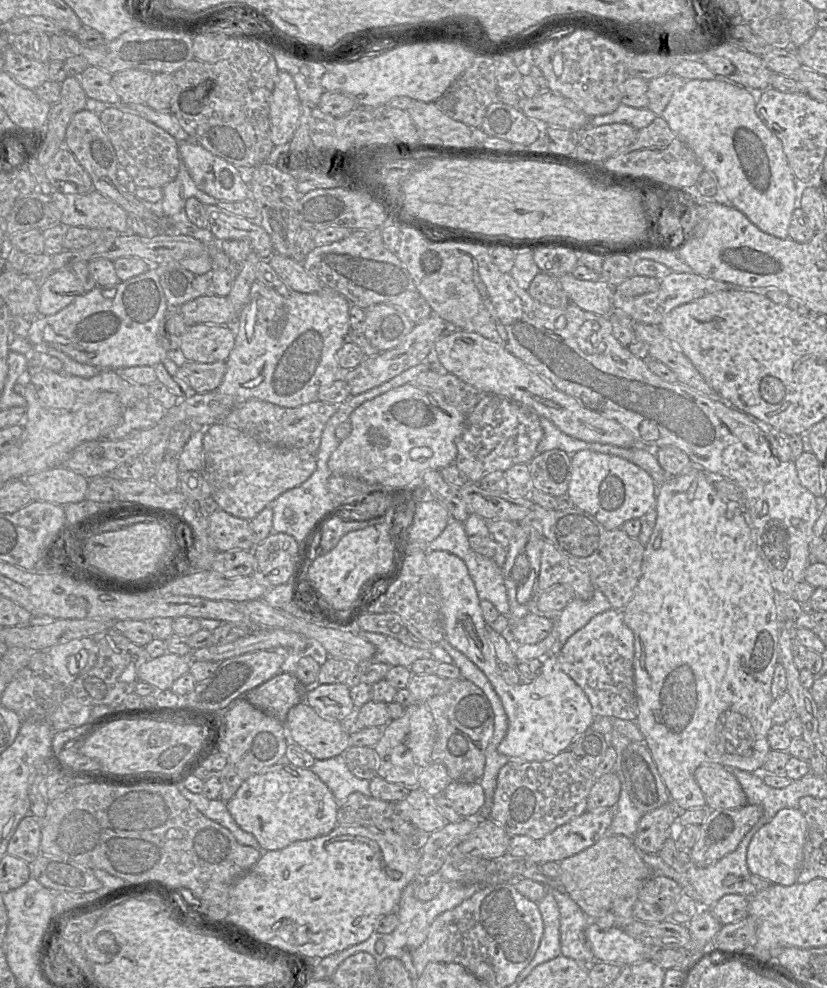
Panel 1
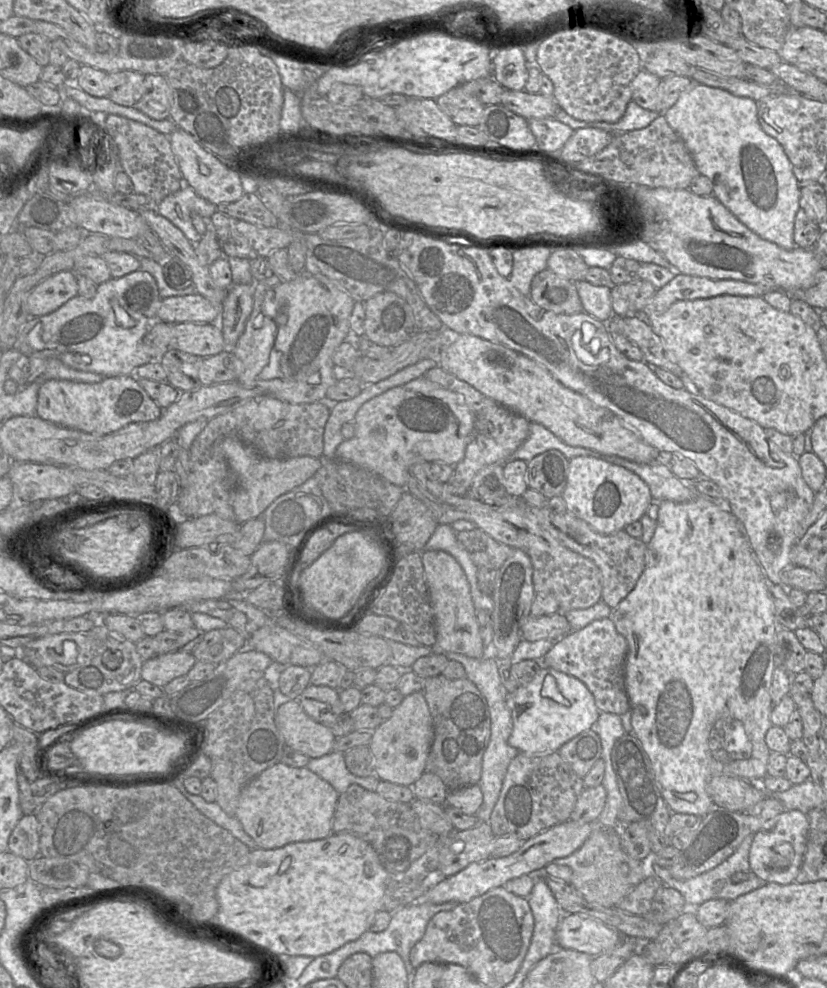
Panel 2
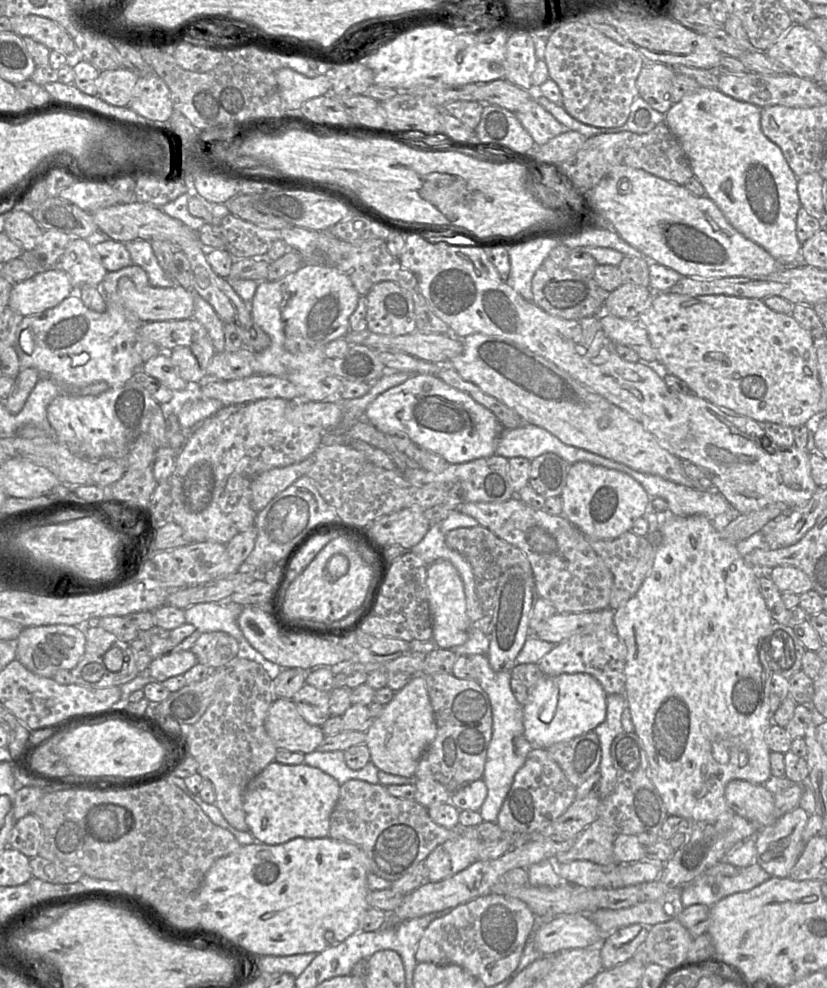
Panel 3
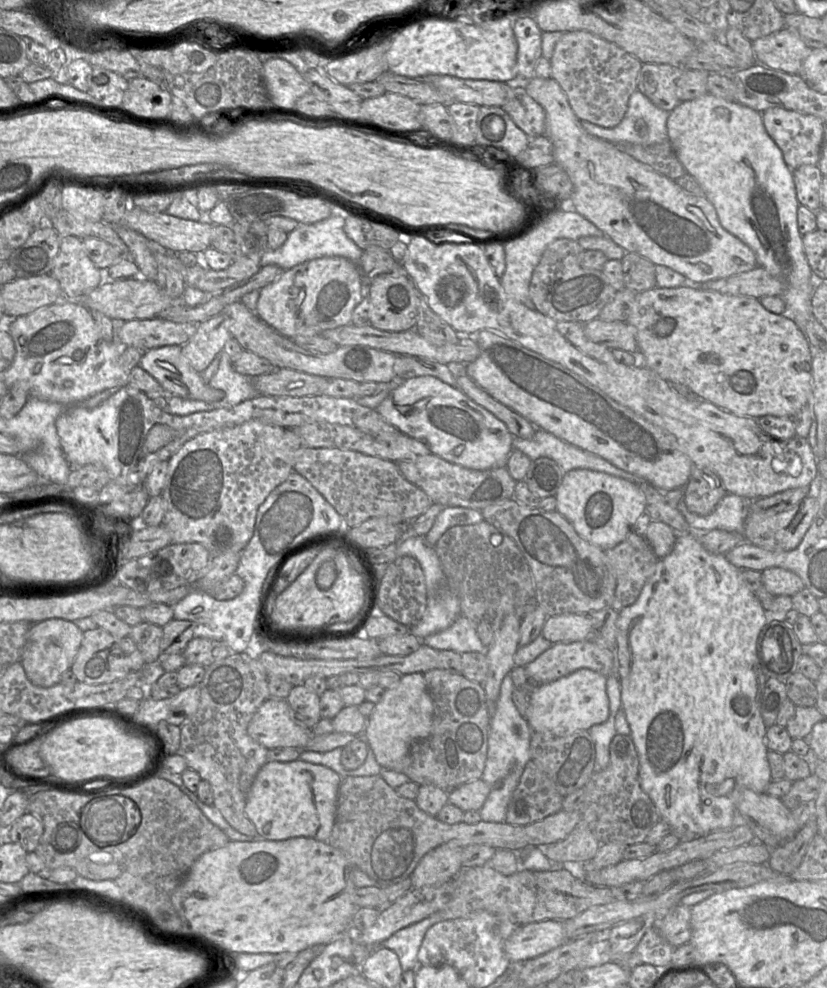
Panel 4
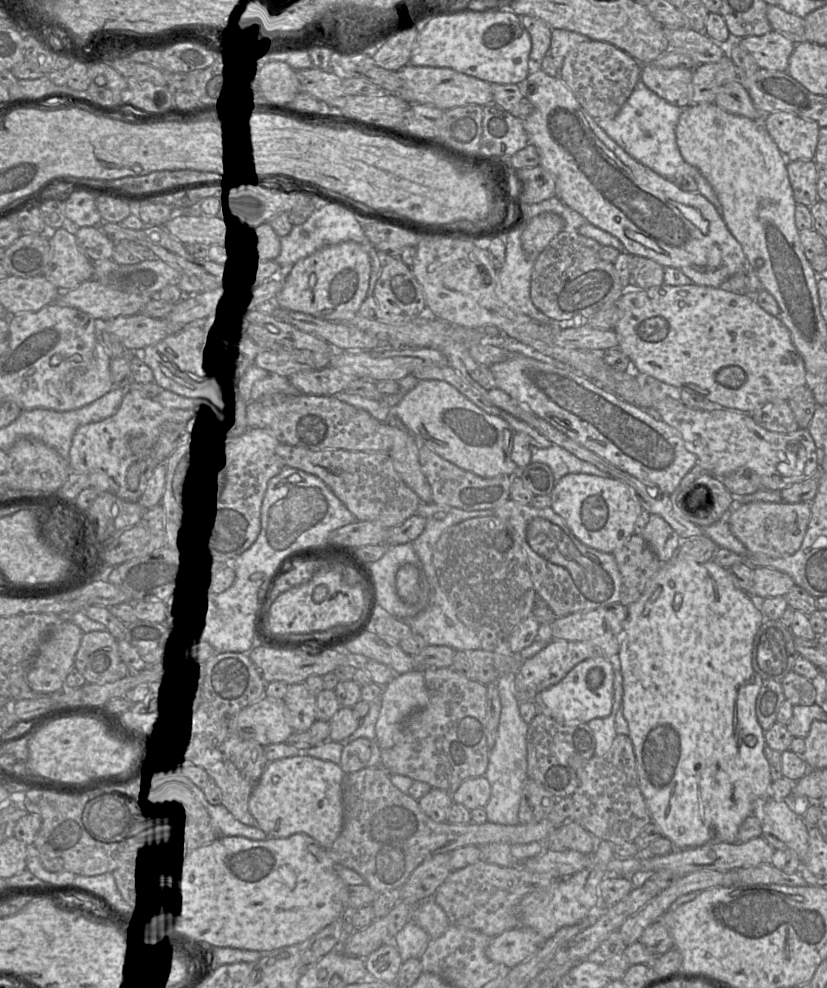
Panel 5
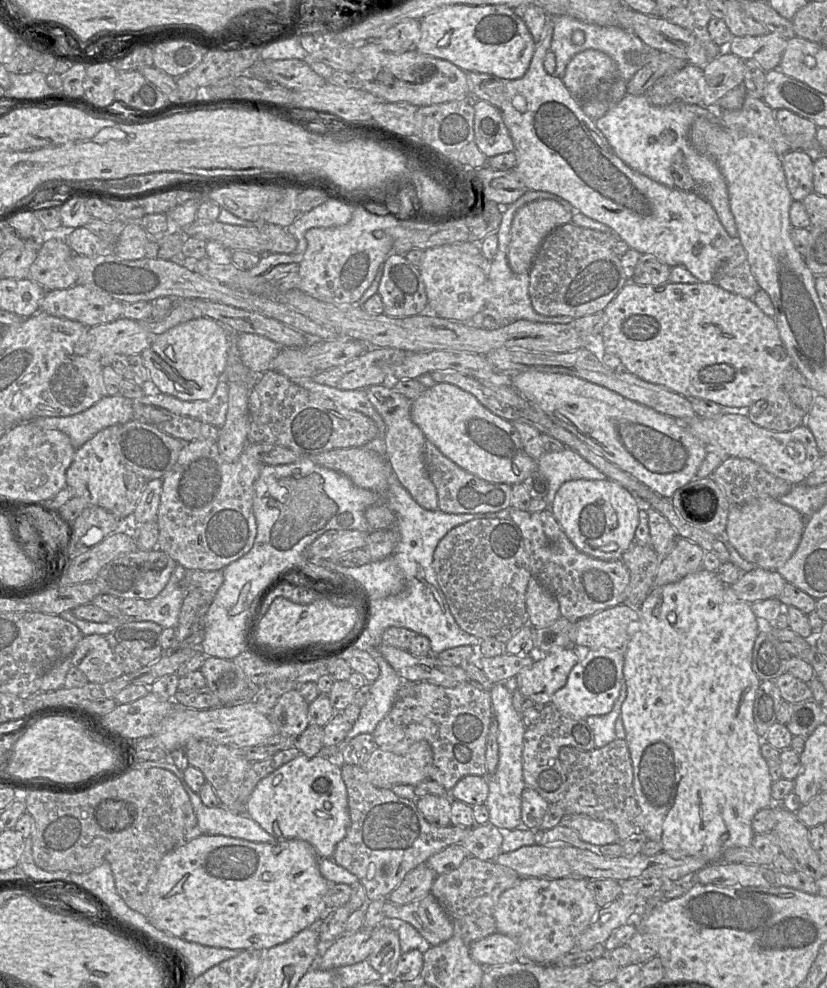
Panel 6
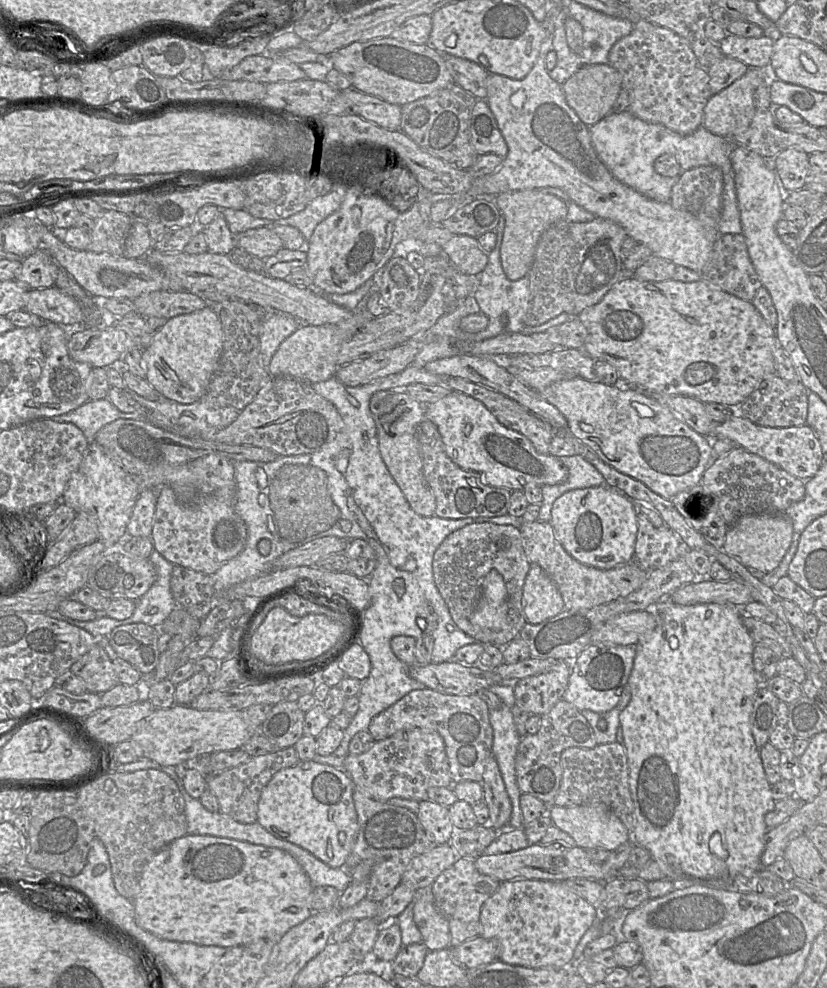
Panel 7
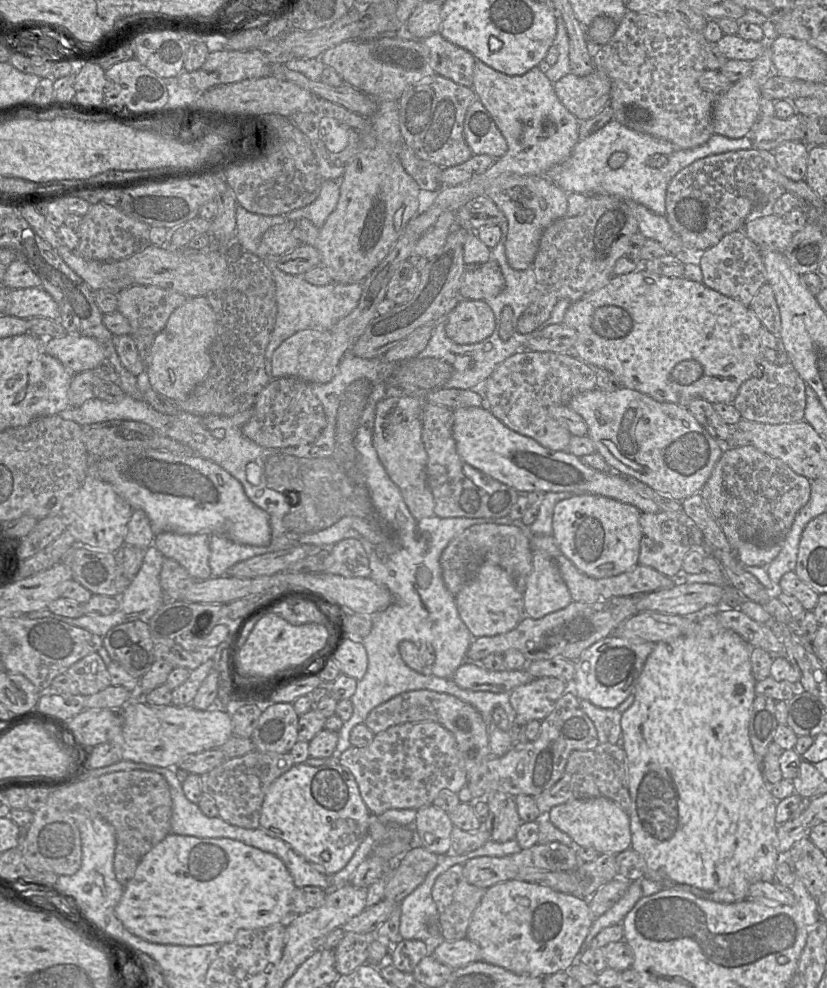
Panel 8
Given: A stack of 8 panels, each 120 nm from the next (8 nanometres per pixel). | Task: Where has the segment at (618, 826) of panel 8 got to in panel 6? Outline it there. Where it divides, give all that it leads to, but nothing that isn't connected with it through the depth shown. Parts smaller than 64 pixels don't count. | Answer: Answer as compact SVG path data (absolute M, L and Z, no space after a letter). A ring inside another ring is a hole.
M565 814L559 825L569 827L581 840L595 846L619 842L615 825L608 821L595 820L586 815Z

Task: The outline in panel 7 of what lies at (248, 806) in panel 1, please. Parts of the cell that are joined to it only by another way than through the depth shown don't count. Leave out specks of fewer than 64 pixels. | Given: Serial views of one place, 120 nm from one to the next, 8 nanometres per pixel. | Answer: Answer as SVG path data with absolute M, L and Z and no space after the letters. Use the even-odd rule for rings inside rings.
M299 761L296 765L277 772L264 787L257 809L257 821L273 836L291 842L307 850L316 858L332 868L345 870L345 862L356 841L359 824L353 802L354 783L350 776L341 768L316 763ZM345 833L345 843L339 841L339 834Z

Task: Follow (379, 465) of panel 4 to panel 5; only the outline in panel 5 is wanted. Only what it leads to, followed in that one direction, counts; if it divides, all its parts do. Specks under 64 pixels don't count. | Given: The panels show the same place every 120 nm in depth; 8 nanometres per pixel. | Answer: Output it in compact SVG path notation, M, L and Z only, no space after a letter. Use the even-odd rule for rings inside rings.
M278 444L276 454L283 460L285 467L291 467L320 478L335 496L354 515L356 521L370 521L384 528L393 528L415 515L421 504L418 496L403 482L396 472L393 461L387 452L348 451L343 449L327 449L311 451L303 447Z

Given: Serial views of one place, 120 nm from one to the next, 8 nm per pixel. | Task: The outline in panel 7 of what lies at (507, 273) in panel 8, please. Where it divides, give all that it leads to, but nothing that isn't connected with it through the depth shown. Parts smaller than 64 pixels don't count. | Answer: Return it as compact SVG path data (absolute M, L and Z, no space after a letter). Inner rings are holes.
M501 214L500 221L495 229L497 240L494 249L488 254L488 263L482 273L477 277L477 288L473 294L477 300L480 310L489 318L488 326L477 333L460 332L458 340L473 341L473 340L485 340L493 338L501 333L508 332L510 329L514 329L517 333L523 332L524 328L534 327L527 326L523 323L523 318L528 309L528 303L530 300L530 282L529 276L526 275L523 278L512 281L510 280L501 264L500 249L502 245L503 235L505 227L505 218Z

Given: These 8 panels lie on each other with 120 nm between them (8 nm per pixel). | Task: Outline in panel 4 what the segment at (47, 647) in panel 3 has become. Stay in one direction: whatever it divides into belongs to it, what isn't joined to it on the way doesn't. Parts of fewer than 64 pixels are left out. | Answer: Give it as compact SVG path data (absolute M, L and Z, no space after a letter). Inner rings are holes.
M60 618L32 623L19 660L27 678L34 685L44 688L60 683L62 674L71 668L79 651L83 633L73 621Z

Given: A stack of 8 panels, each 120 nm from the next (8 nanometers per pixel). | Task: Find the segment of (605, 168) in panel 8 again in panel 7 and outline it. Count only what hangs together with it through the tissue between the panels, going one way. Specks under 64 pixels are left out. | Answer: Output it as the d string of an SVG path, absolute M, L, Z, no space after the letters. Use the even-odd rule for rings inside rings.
M629 111L609 113L604 119L590 127L590 135L592 144L599 159L618 181L658 202L670 202L672 188L680 178L680 176L665 177L659 175L654 170L654 162L662 154L673 154L681 166L682 171L699 166L716 166L720 168L723 173L723 200L721 216L718 223L718 234L742 233L740 211L737 203L735 182L730 161L731 148L737 144L735 144L732 139L726 139L724 137L715 135L708 131L704 126L700 126L696 131L689 135L681 135L666 128L662 124L648 123L643 121Z

